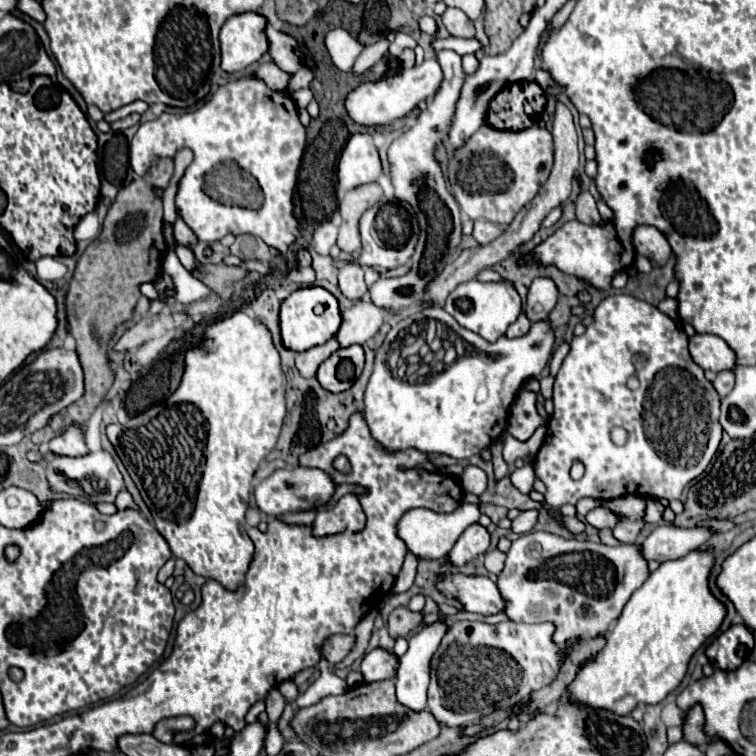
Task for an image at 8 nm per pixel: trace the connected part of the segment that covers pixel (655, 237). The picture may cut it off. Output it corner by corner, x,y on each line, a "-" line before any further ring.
652,226
636,228
634,248
640,256
646,256
654,266
664,266
672,256
672,250
670,250
666,236

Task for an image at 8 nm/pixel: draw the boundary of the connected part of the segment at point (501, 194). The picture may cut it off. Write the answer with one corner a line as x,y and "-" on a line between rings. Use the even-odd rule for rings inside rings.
488,124
480,126
468,142
454,150
448,160
448,180
454,184
454,196
460,210
472,220
488,220
494,224
510,224
518,210
522,210
546,182
554,162
552,134
534,124
526,130
496,130
-
504,170
512,170
512,182
504,182

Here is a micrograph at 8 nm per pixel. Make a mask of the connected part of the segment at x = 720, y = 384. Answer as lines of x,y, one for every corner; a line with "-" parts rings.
722,370
722,372
716,376
716,380
714,380
712,384
714,384
716,392
720,394
720,398
724,398
724,396
732,390
732,384
734,384
734,372
732,372
732,370

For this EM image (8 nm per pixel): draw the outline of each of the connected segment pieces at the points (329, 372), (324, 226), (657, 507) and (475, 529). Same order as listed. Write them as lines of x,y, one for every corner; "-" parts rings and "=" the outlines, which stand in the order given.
334,352
330,358
326,358
326,360
322,362
322,366
320,366
320,370
318,370
318,380
320,380
320,384
322,384
326,390
330,390
330,392
344,392
344,390
348,390
348,388
352,386
352,380
340,380
340,378
336,376
336,368
338,368
340,362
342,362
340,354
=
330,220
323,221
320,223
320,226
314,230
312,248
314,248
320,256
328,256
328,254
330,254
330,248
336,244
336,234
338,234
338,228
336,228
=
648,500
648,508
646,508
646,522
660,522
663,518
665,507
658,500
=
470,524
450,550
450,560
452,564
462,566
466,562
472,562
478,554
484,554
488,546
490,546
488,530
480,524

